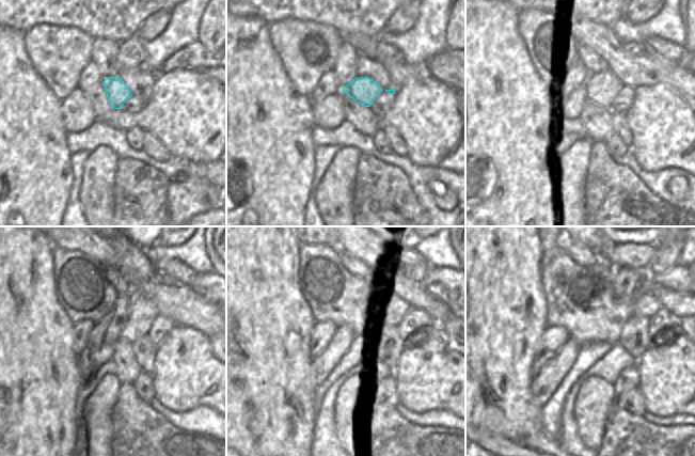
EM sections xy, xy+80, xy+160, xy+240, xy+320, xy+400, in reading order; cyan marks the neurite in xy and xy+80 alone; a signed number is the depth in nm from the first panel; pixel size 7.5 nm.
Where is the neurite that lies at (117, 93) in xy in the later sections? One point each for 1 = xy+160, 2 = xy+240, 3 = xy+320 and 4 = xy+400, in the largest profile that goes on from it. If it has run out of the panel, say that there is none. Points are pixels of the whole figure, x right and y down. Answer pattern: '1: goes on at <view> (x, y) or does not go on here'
1: goes on at xy+160 (602, 93)
2: goes on at xy+240 (144, 311)
3: goes on at xy+320 (396, 310)
4: goes on at xy+400 (646, 305)

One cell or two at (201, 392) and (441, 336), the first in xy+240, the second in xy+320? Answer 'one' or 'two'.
one

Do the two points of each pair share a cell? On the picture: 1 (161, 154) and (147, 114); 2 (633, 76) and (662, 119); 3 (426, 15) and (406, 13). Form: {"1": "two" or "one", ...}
{"1": "two", "2": "two", "3": "two"}

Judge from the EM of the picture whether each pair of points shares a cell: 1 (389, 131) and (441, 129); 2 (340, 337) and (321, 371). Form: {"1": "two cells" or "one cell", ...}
{"1": "two cells", "2": "one cell"}

